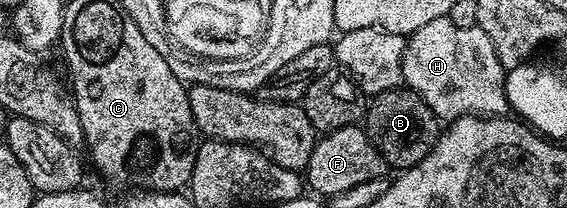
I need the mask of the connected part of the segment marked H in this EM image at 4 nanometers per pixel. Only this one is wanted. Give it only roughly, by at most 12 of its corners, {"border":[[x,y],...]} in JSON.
{"border":[[482,27],[408,38],[402,81],[441,122],[509,112]]}

